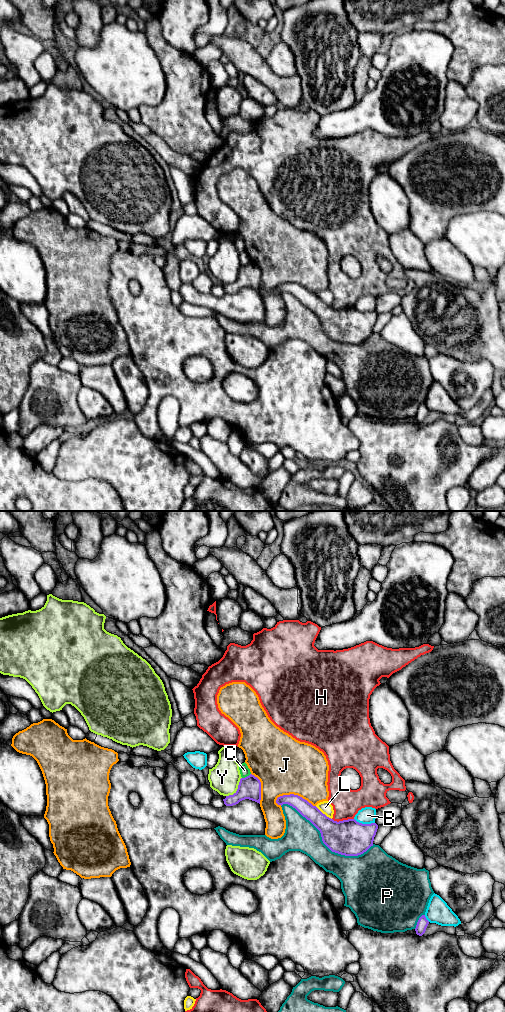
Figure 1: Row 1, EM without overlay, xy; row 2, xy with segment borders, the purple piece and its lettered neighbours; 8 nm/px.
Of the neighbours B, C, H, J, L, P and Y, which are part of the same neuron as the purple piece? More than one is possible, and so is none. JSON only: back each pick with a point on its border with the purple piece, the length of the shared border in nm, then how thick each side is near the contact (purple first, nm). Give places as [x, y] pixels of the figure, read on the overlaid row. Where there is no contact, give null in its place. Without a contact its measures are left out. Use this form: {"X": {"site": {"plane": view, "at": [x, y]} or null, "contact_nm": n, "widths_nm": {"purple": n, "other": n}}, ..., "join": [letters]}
{"join": []}

